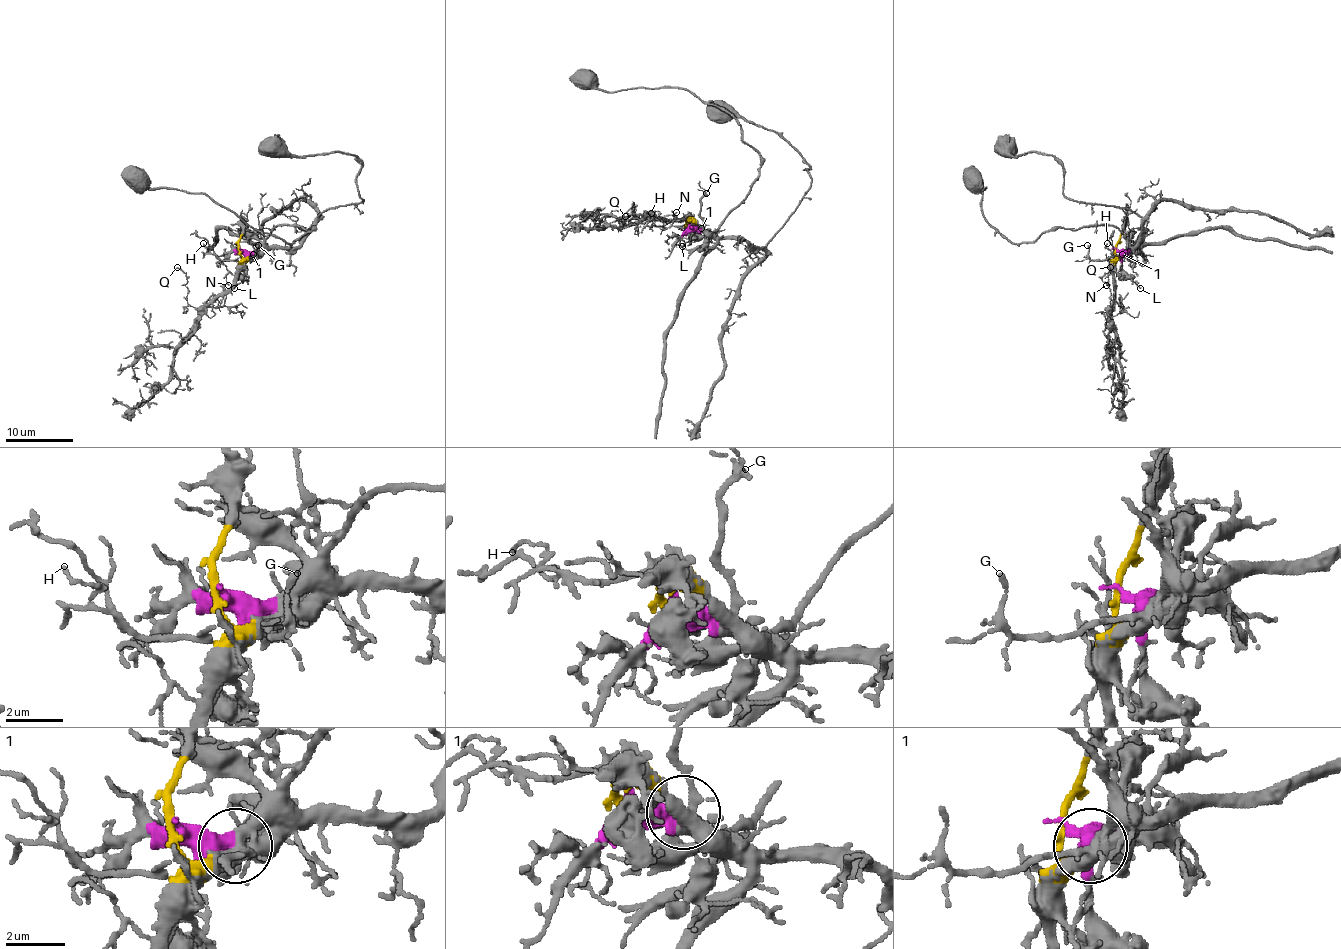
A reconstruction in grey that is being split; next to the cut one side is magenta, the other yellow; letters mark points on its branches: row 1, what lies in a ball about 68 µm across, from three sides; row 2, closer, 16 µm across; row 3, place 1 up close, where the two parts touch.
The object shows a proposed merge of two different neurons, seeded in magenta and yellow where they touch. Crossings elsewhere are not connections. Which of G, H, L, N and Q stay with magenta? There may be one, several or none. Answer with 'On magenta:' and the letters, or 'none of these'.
On magenta: G, L

